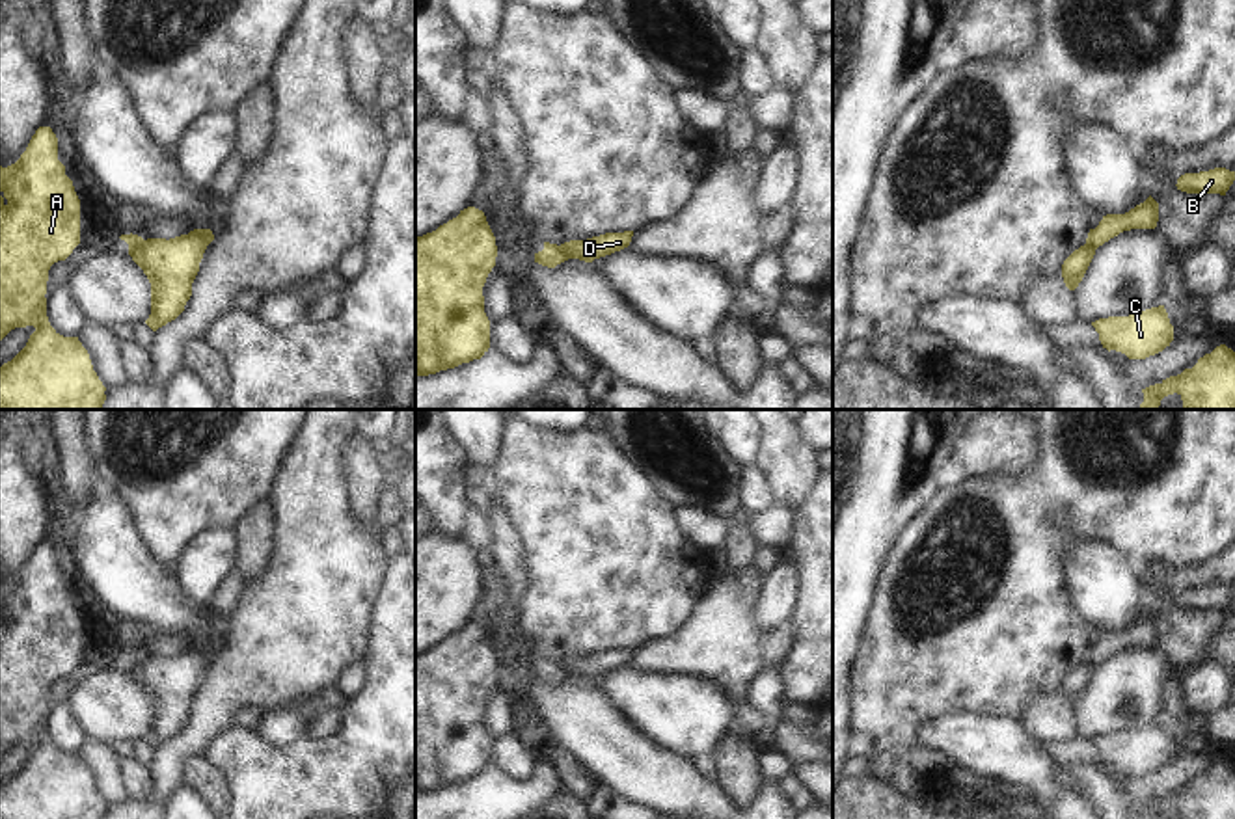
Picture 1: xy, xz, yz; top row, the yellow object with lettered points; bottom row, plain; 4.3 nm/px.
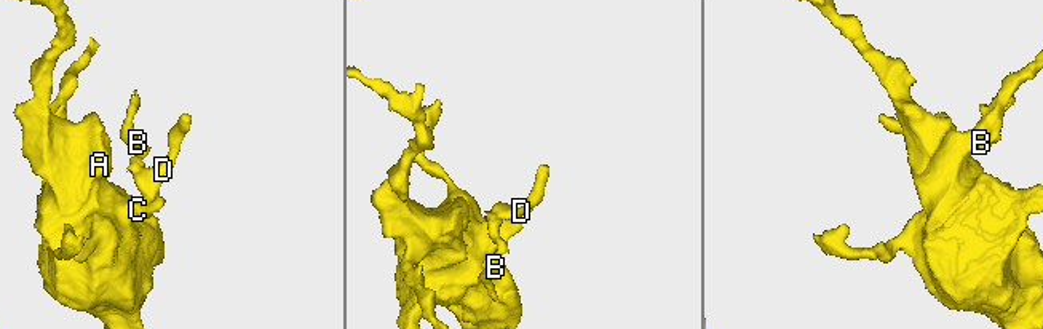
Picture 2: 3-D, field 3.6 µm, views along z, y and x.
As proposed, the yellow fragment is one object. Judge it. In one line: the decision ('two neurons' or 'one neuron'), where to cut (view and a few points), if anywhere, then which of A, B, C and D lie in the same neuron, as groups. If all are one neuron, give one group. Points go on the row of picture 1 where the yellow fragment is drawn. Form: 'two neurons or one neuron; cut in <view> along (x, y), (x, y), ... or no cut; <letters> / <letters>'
two neurons; cut in xy along (146, 241), (129, 254); A C D / B

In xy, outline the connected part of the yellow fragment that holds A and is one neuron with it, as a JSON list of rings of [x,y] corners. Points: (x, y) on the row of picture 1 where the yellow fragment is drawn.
[[[50,127],[35,130],[15,164],[0,166],[0,192],[0,341],[15,328],[35,328],[26,346],[0,367],[0,410],[102,410],[106,387],[93,370],[88,350],[78,337],[60,335],[47,316],[48,270],[80,244],[80,199],[58,160],[58,138]]]

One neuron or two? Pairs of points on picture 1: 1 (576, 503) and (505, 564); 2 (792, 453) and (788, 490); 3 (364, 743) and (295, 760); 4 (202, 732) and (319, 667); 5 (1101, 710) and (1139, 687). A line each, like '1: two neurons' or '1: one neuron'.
1: two neurons
2: one neuron
3: one neuron
4: one neuron
5: one neuron

